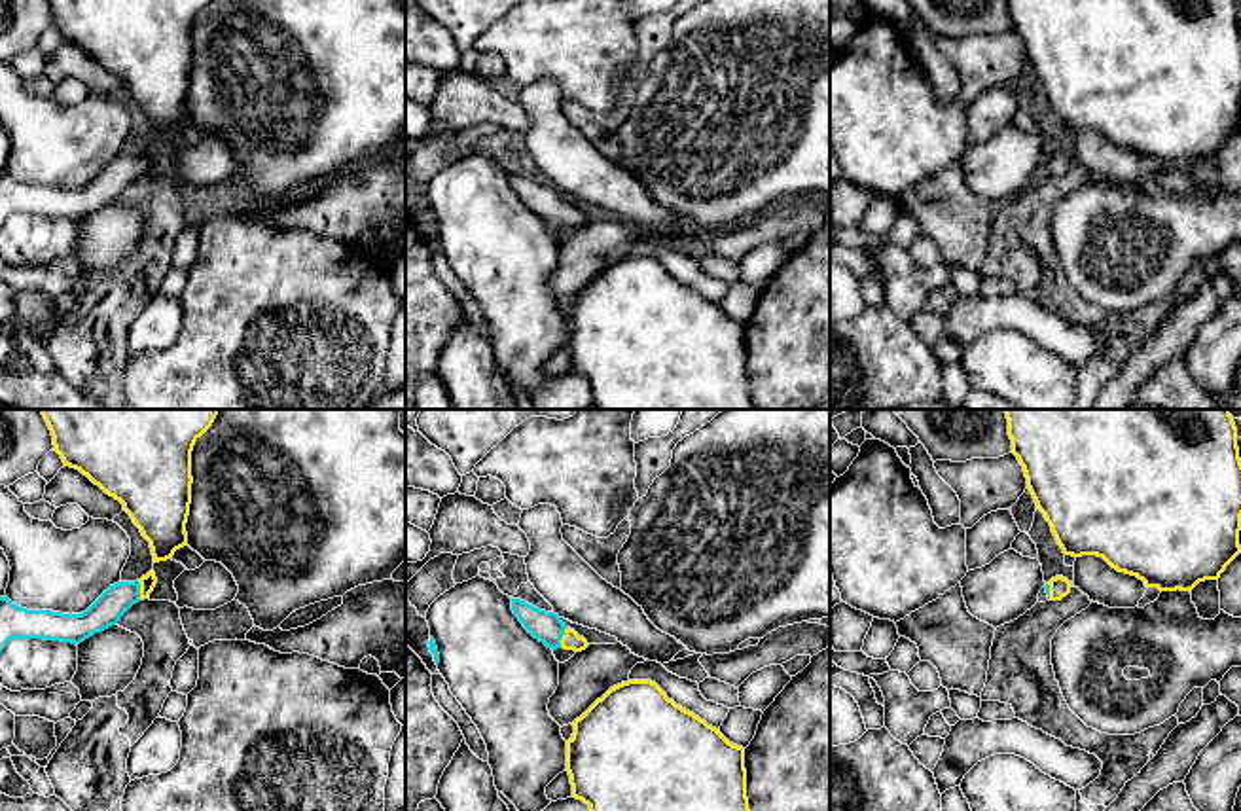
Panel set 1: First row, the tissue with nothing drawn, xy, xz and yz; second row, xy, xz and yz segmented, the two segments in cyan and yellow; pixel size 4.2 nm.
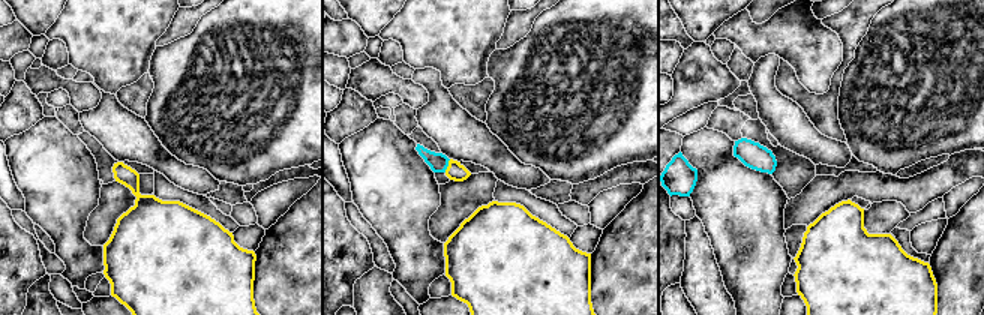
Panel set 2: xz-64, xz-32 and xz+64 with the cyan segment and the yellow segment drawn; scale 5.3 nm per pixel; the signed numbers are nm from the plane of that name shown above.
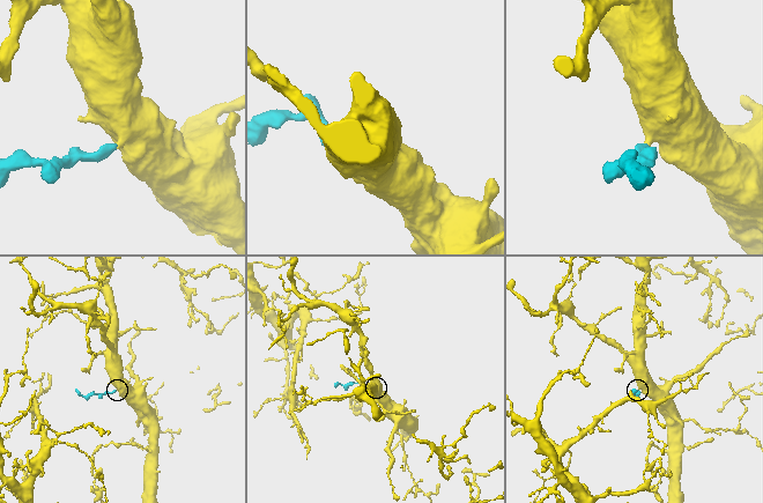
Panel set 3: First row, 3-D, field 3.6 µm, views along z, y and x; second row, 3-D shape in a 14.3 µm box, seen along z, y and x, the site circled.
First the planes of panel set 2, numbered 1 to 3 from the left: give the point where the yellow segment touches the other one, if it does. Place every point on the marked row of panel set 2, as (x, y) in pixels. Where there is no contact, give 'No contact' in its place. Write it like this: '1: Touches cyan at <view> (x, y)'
1: No contact
2: Touches cyan at xz-32 (447, 165)
3: No contact

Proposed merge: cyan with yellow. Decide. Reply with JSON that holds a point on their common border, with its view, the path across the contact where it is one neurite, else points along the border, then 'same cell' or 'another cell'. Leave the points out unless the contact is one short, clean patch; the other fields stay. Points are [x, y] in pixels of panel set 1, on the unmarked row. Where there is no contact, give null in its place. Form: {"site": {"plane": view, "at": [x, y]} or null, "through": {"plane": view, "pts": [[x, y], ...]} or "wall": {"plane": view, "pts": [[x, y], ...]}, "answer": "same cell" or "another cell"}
{"site": {"plane": "xy", "at": [139, 165]}, "through": {"plane": "xy", "pts": [[107, 186], [122, 171], [139, 165], [148, 158]]}, "answer": "same cell"}

